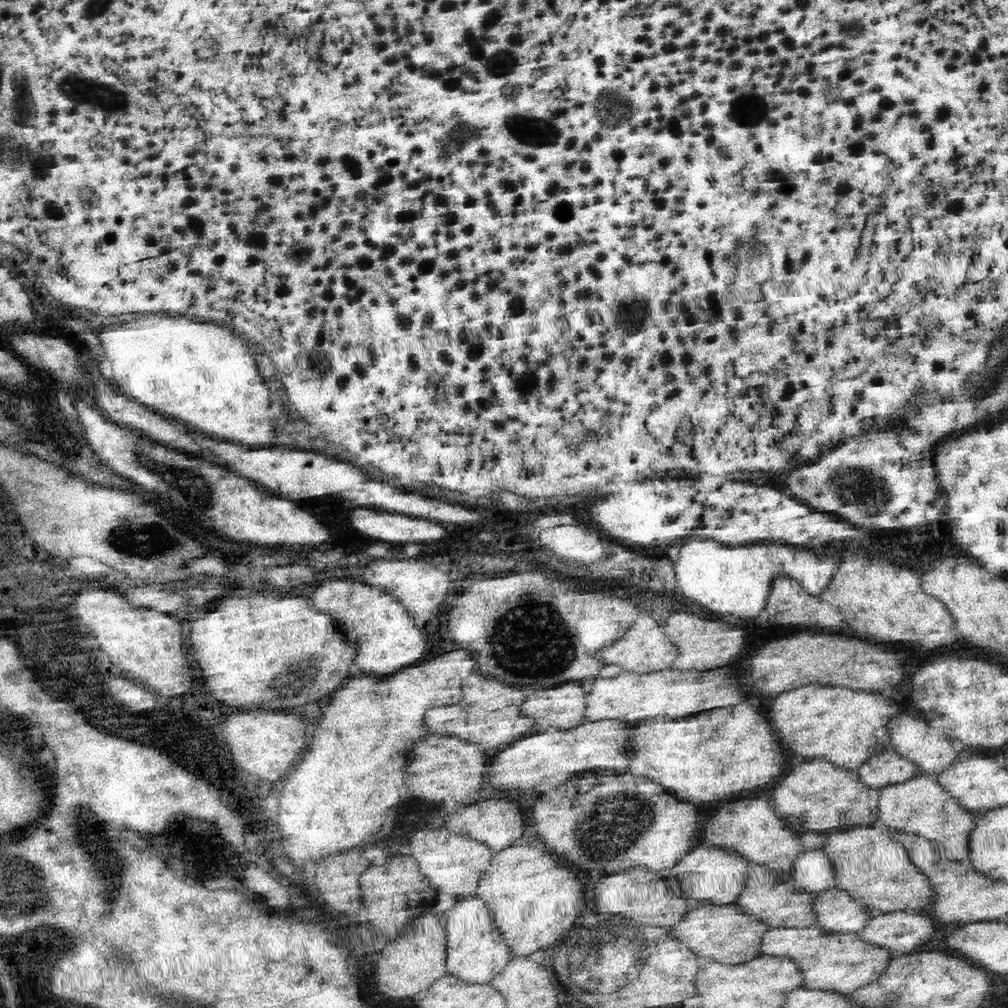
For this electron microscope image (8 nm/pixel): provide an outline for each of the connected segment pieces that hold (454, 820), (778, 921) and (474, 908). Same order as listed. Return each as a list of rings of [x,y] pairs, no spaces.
[[[488,800],[488,802],[474,802],[468,806],[462,806],[460,812],[450,814],[446,818],[446,832],[456,834],[456,836],[466,836],[470,840],[482,842],[488,850],[502,852],[510,848],[510,844],[518,838],[524,836],[524,812],[518,808],[518,804],[508,802],[508,800]]]
[[[748,864],[746,870],[746,886],[736,896],[734,906],[738,912],[752,916],[760,924],[764,924],[768,930],[778,928],[810,928],[814,924],[814,912],[812,912],[812,896],[814,894],[798,894],[792,886],[792,882],[776,884],[772,882],[772,874],[766,866],[760,864]]]
[[[472,894],[470,898],[458,900],[446,914],[444,914],[444,928],[446,928],[446,960],[444,972],[460,980],[460,984],[490,984],[504,968],[510,964],[512,956],[500,940],[498,932],[490,926],[488,908],[484,908],[482,900]]]

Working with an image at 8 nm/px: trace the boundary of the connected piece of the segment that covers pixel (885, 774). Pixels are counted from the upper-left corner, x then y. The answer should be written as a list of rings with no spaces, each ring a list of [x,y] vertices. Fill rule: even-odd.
[[[892,750],[886,752],[878,752],[872,758],[868,758],[858,770],[858,780],[864,788],[888,788],[888,786],[896,786],[896,784],[904,784],[912,778],[916,778],[916,768],[910,760],[898,756]]]

